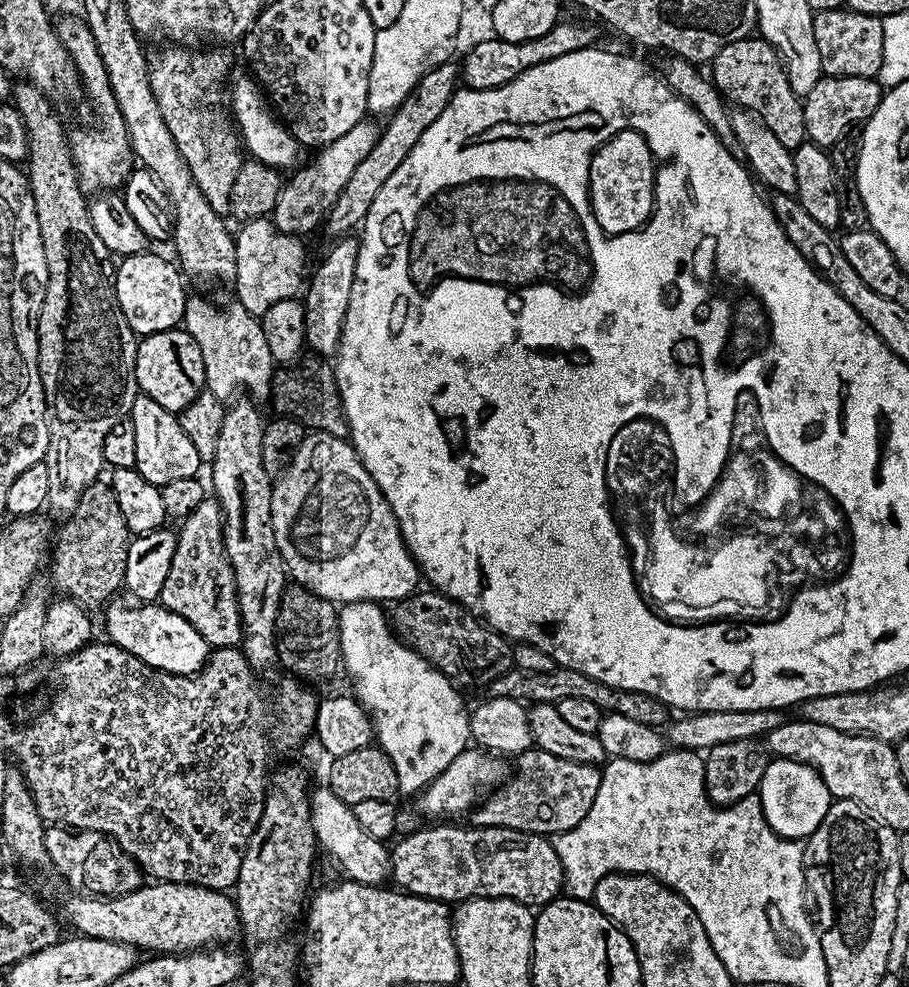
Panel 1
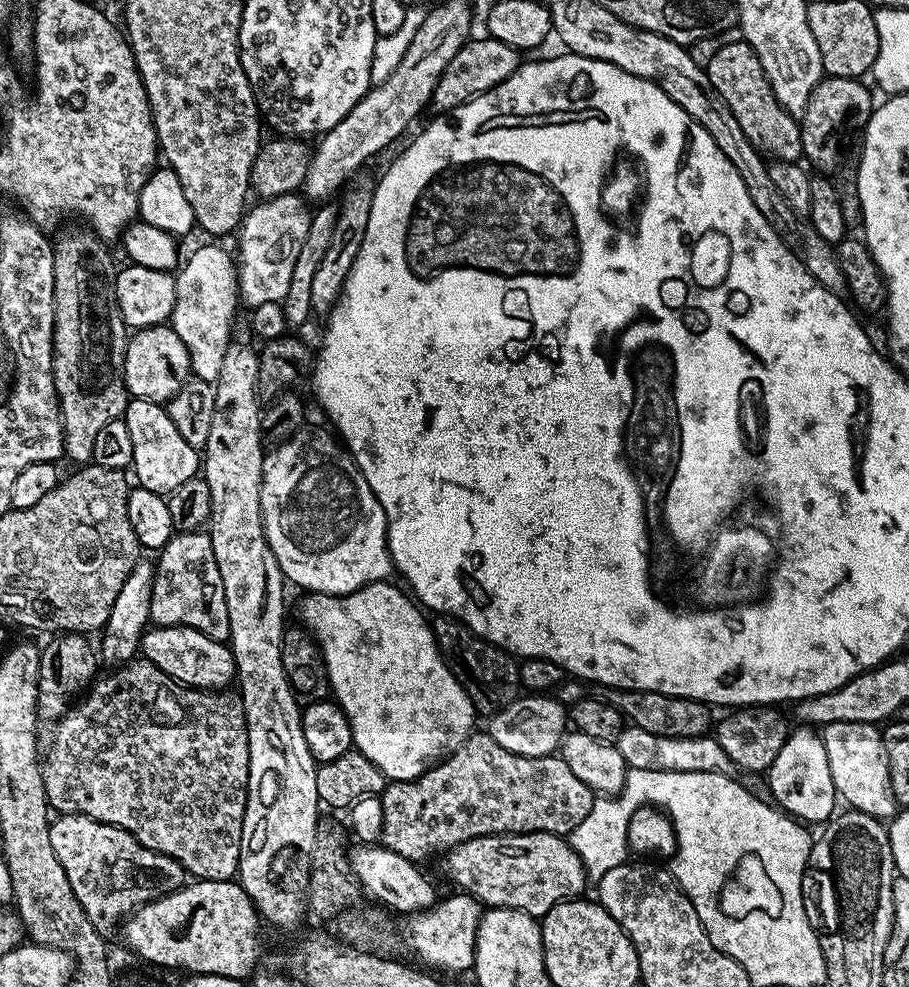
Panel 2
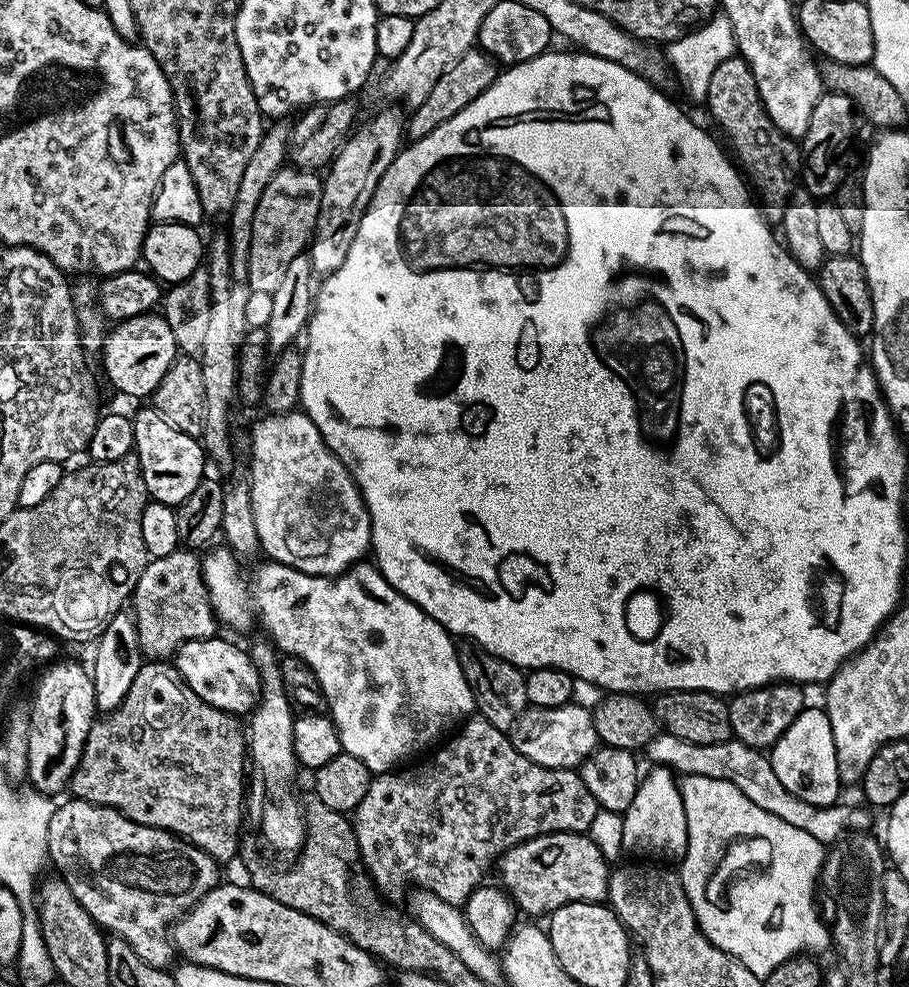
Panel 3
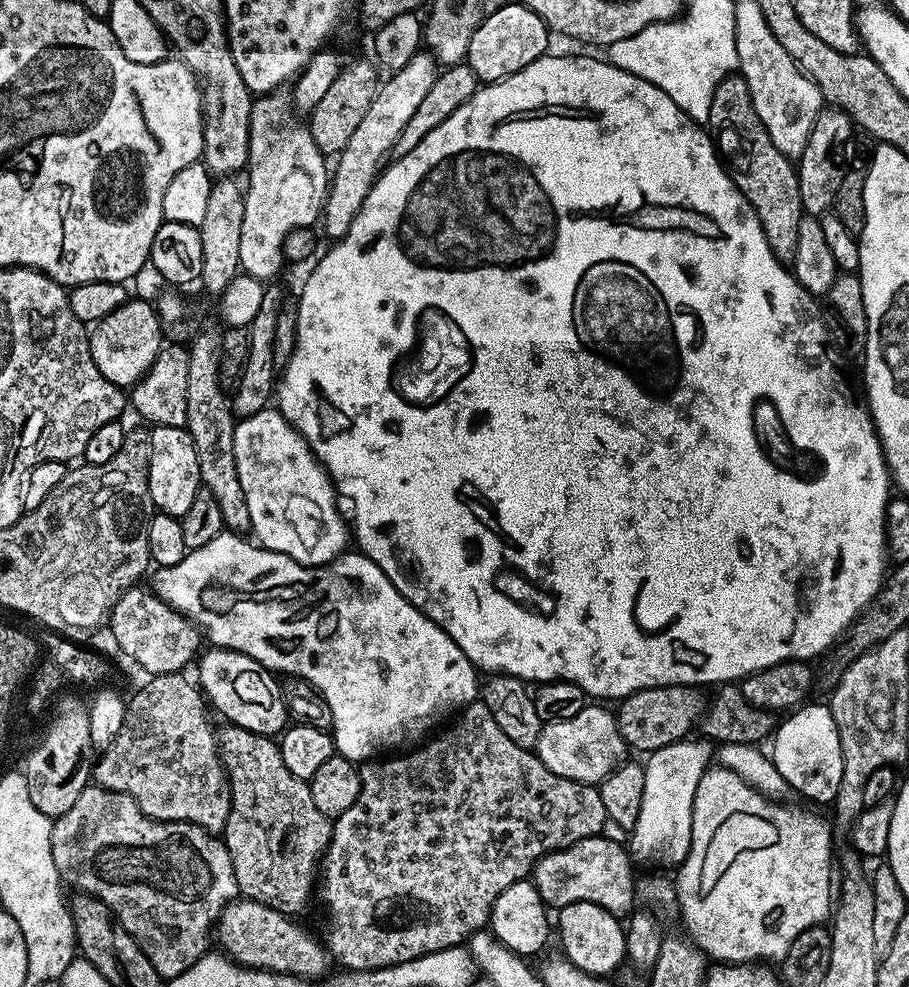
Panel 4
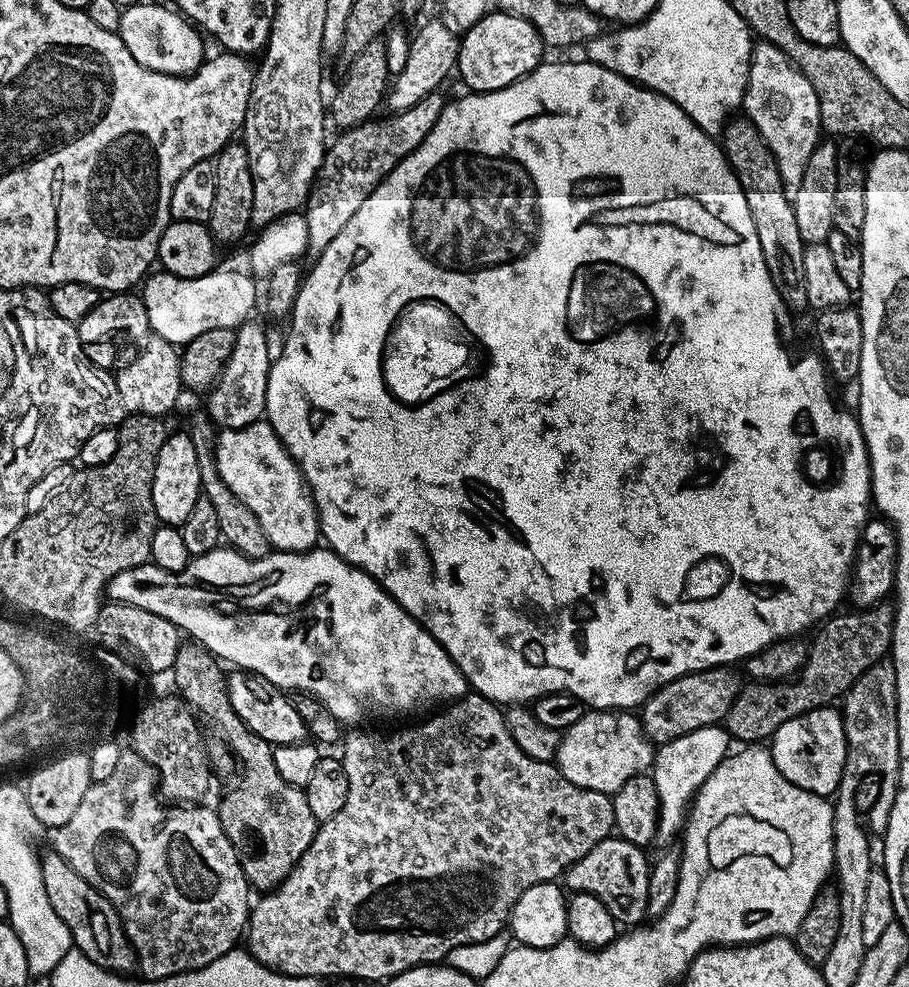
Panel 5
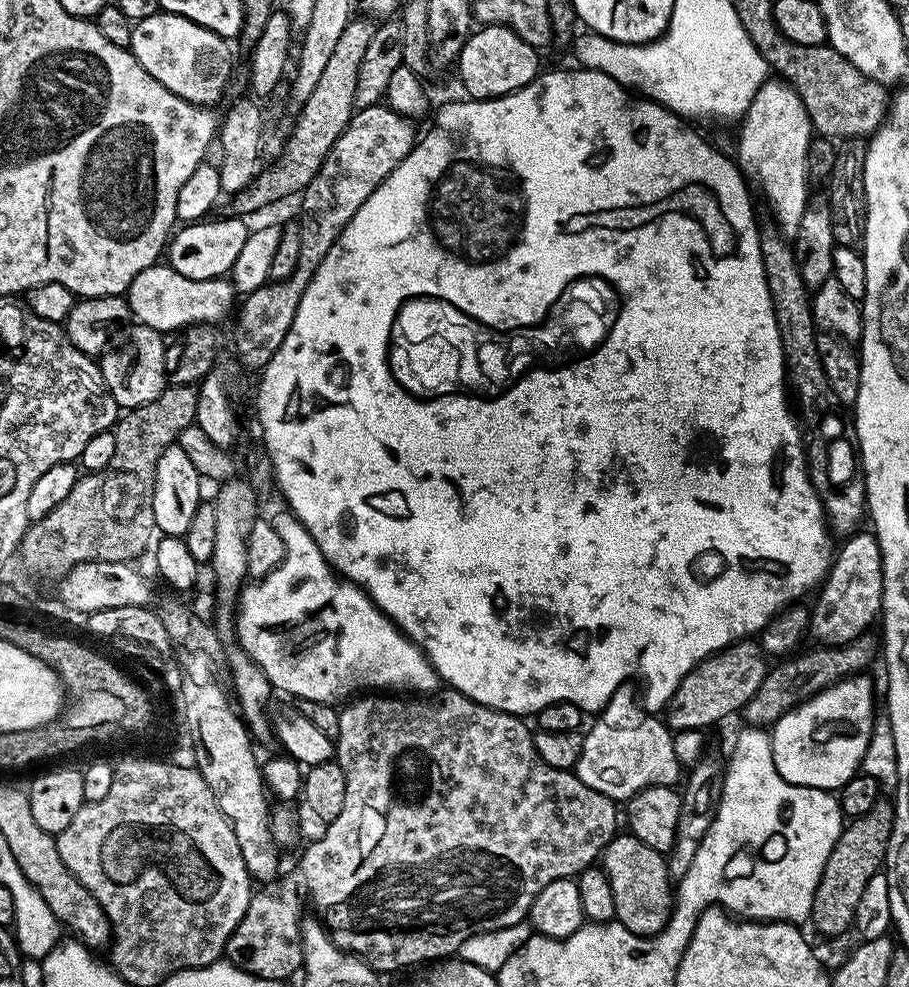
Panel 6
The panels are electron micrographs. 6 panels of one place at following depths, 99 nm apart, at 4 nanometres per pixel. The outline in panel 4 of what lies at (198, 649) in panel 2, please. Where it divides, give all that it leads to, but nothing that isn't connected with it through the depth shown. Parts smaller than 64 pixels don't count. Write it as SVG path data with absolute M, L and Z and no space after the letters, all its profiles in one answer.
M215 646L207 650L209 652L205 651L198 660L198 687L206 697L207 703L213 709L216 707L225 716L228 724L237 724L238 727L256 732L260 736L275 737L283 733L289 727L290 717L278 687L277 677L268 669L261 668L257 660L241 652Z

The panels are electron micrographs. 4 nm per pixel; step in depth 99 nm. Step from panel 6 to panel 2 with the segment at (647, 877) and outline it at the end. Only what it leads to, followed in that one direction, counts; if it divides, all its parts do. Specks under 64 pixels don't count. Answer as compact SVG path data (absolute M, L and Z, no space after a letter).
M555 832L470 838L449 848L443 860L449 878L461 893L488 908L517 908L537 918L543 918L555 904L579 897L586 885L586 873L578 854L563 835Z

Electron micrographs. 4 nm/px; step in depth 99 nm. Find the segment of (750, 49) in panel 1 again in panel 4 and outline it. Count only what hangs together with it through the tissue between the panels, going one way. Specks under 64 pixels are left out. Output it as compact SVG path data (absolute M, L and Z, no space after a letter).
M739 74L727 76L718 86L718 90L714 90L714 98L710 102L710 114L706 124L714 133L714 143L724 167L728 170L728 176L754 210L754 214L762 226L762 234L766 234L766 242L770 246L774 258L778 258L780 263L785 266L791 265L798 250L800 219L806 214L798 186L798 168L789 156L782 154L782 150L778 150L778 146L774 146L774 142L770 142L770 134L766 134L766 130L754 110L754 102L750 102L750 90L746 86L743 76Z

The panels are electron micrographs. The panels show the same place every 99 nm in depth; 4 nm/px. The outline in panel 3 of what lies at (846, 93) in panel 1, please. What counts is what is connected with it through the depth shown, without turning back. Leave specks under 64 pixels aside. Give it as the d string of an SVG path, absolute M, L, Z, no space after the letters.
M825 91L814 106L814 114L810 114L810 126L806 126L806 134L802 138L802 167L799 179L802 187L813 198L835 197L838 186L842 186L846 168L836 164L840 151L848 144L852 131L856 128L858 113L846 94Z

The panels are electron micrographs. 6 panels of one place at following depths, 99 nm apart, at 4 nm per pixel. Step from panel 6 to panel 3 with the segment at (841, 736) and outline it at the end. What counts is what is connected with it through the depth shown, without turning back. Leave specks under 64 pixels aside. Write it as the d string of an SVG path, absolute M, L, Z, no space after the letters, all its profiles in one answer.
M805 707L804 712L798 714L794 722L790 722L786 734L782 734L782 738L778 738L778 742L772 745L770 759L774 766L774 774L778 774L782 786L786 786L790 794L802 798L802 802L828 808L841 799L842 785L828 713L817 708Z

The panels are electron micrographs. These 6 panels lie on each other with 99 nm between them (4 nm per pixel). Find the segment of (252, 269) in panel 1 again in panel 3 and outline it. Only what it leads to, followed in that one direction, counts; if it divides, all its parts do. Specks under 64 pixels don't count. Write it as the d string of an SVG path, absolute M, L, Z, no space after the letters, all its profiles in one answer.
M284 166L263 190L254 214L249 252L249 286L253 292L272 293L278 290L278 282L282 282L286 266L305 251L316 227L321 187L321 177L315 171Z

